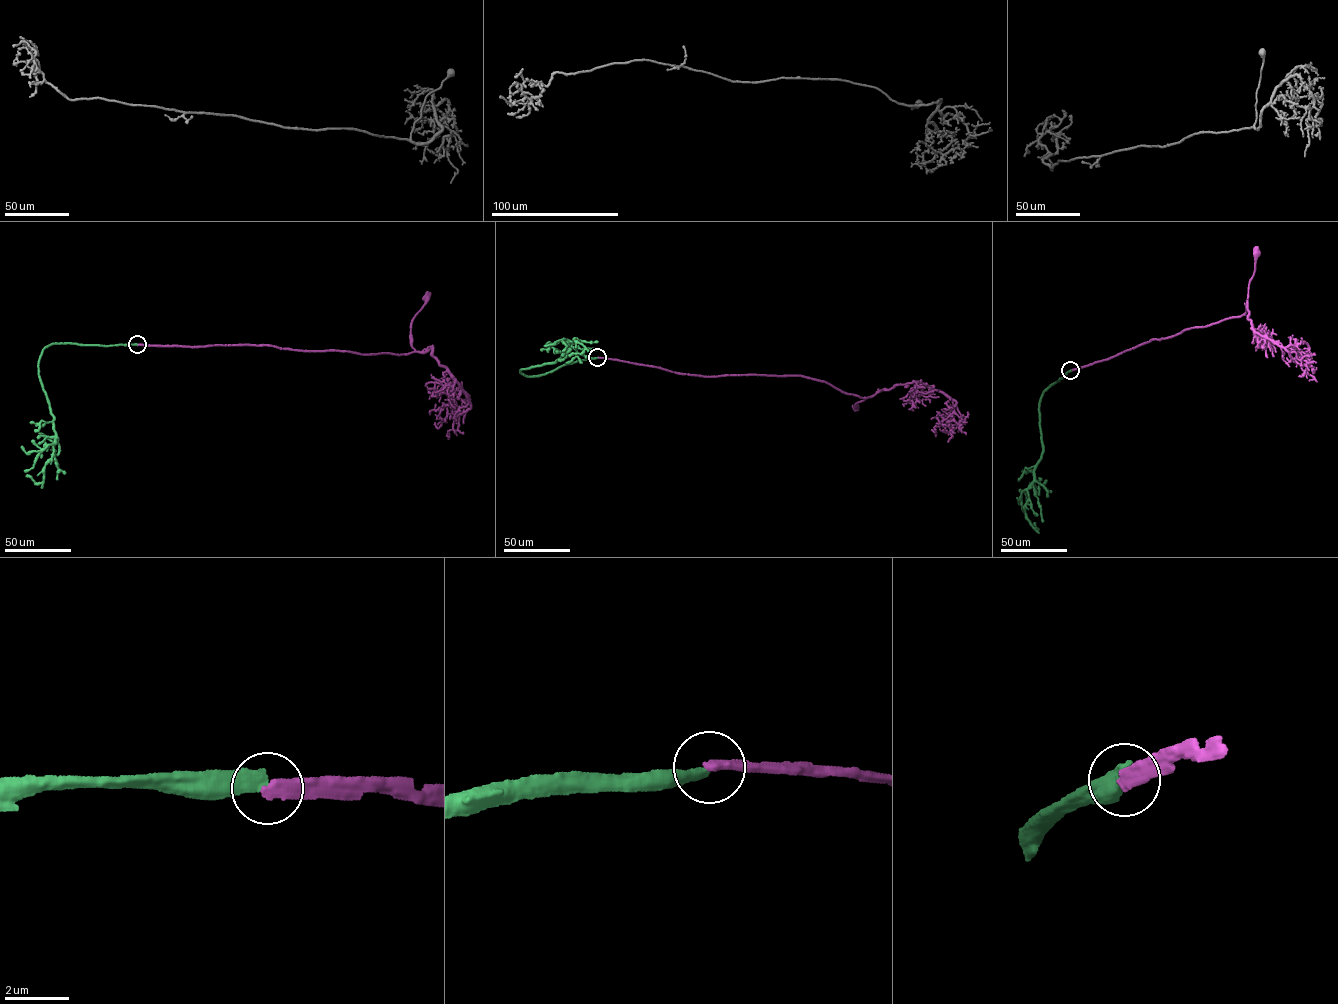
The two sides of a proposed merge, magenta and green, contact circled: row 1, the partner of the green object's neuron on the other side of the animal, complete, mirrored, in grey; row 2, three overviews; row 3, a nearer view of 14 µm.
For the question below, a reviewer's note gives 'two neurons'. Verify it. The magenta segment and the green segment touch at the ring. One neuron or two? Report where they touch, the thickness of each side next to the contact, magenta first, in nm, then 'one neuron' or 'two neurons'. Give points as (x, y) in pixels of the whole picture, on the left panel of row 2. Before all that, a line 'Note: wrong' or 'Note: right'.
Note: right
(137, 344) | 400/440 nm | two neurons

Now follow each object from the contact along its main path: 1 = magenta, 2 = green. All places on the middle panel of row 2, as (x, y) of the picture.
1: (597, 357), (703, 376), (806, 376), (824, 381), (847, 393), (871, 396), (856, 402), (856, 407)
2: (597, 357), (566, 363), (537, 375), (520, 373), (555, 362), (575, 338), (584, 349), (569, 355)

